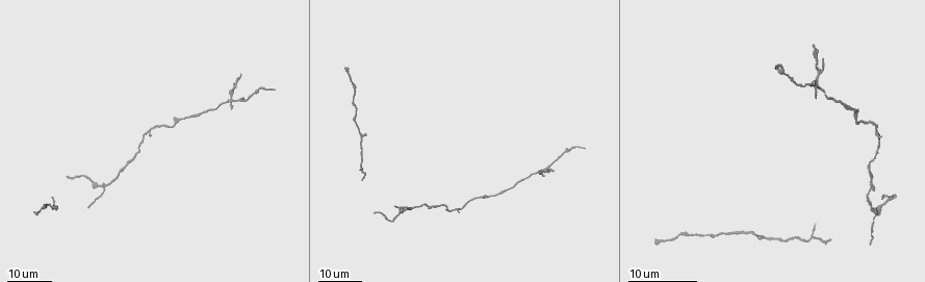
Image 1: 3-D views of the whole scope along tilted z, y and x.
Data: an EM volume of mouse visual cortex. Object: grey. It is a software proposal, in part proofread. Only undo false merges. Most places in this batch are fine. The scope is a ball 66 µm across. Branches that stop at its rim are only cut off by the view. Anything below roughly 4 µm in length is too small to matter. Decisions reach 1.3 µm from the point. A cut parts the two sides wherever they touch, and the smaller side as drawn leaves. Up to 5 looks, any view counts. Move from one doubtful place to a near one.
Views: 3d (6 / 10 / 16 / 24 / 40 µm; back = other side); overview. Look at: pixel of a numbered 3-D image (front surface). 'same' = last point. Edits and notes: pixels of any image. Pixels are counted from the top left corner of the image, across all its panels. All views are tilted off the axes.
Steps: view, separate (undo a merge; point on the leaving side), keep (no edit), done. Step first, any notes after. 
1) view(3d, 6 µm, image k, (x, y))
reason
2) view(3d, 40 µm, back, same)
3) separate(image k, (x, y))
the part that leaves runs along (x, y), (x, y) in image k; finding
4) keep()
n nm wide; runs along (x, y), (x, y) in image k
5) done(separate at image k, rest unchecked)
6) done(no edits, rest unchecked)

view(3d, 24 µm, image 1, (231, 99))
four or more arms meet

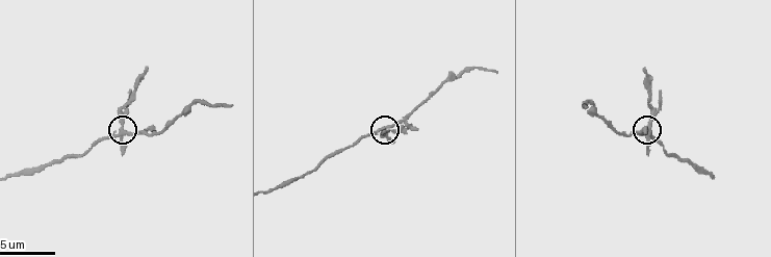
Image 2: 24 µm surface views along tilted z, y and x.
view(3d, 6 µm, image 2, (123, 130))

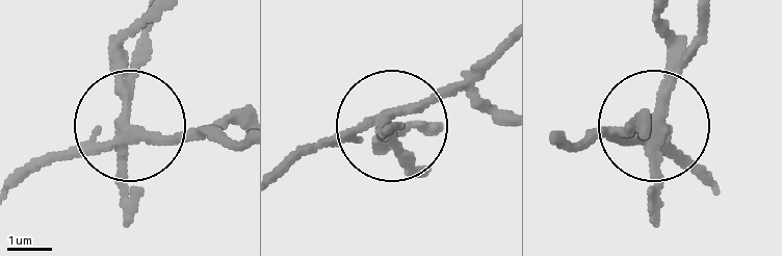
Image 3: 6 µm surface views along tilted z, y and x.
separate(image 3, (132, 75))
4 arms; a second neuron is stuck on

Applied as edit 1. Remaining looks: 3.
view(3d, 10 µm, image 2, (273, 188))
thick turns thin

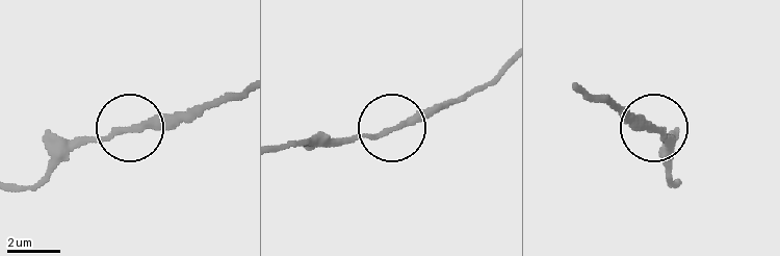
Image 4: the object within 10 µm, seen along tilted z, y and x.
view(3d, 6 µm, image 4, (137, 128))

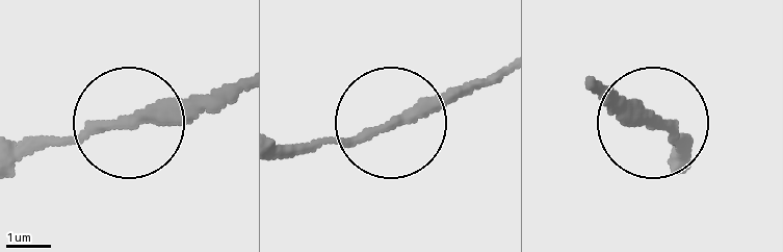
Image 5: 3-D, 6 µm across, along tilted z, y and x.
keep()
220 nm wide; runs along (22, 162), (217, 102) in image 5; continuous, no second neuron

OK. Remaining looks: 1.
view(3d, 16 µm, image 2, (671, 154))
sudden change in width

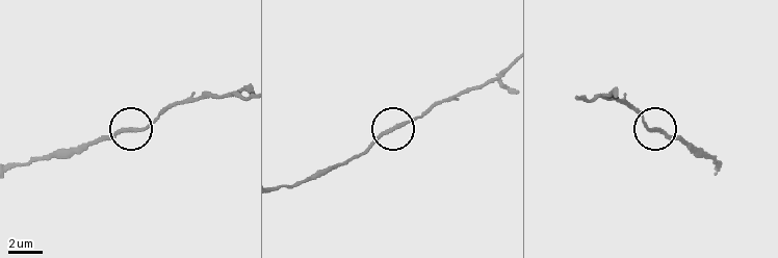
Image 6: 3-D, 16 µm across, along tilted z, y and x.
keep()
runs along (19, 165), (60, 156), (85, 143), (143, 128), (166, 106) in image 6; all the same neuron

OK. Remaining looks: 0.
done(separate at image 3, rest unchecked)

